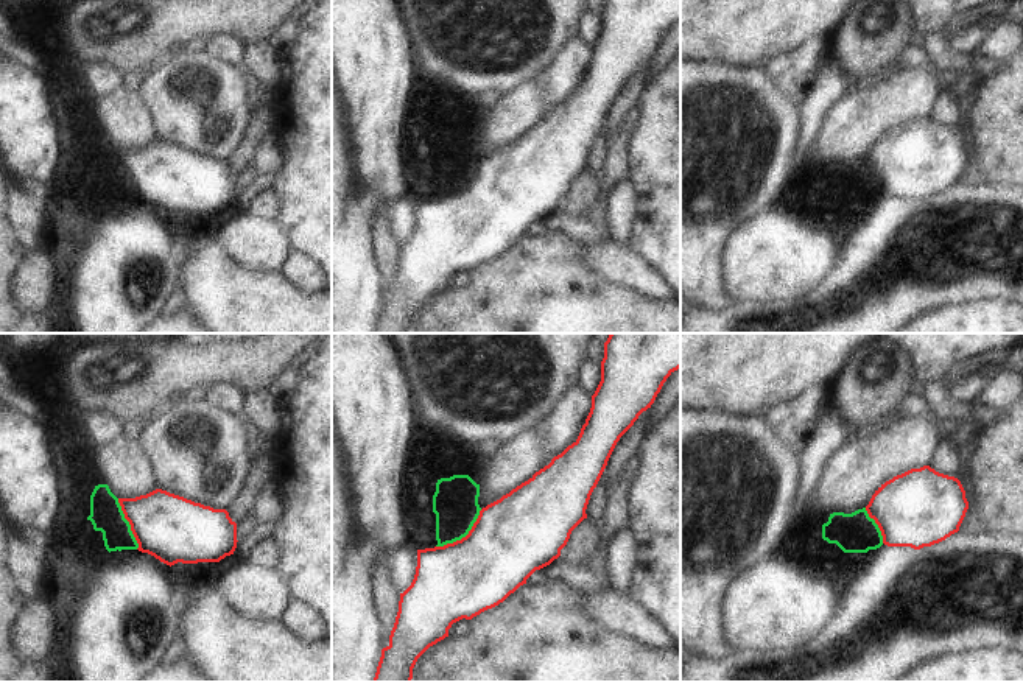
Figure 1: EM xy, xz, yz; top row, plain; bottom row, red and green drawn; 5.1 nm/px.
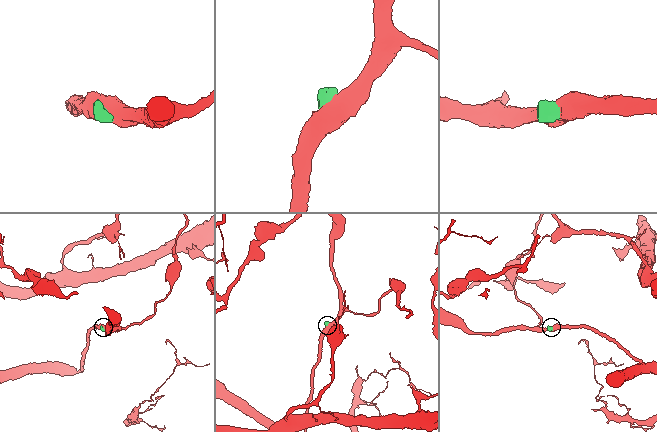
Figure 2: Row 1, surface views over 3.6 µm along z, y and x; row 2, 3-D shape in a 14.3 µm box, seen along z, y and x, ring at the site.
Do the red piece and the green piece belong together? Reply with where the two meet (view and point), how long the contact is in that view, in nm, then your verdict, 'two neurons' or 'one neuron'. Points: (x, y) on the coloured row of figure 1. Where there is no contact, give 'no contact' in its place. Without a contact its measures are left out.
xz (463, 537) | 300 nm | one neuron

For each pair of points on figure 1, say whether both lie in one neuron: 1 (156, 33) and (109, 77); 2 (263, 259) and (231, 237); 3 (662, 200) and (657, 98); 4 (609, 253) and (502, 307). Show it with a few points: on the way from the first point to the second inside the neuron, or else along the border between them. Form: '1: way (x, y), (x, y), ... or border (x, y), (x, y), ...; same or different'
1: border (86, 64), (111, 64), (122, 75); different
2: way (256, 251), (239, 237); same
3: way (662, 175), (662, 123); same
4: border (581, 246), (584, 263), (589, 268), (618, 282); different

